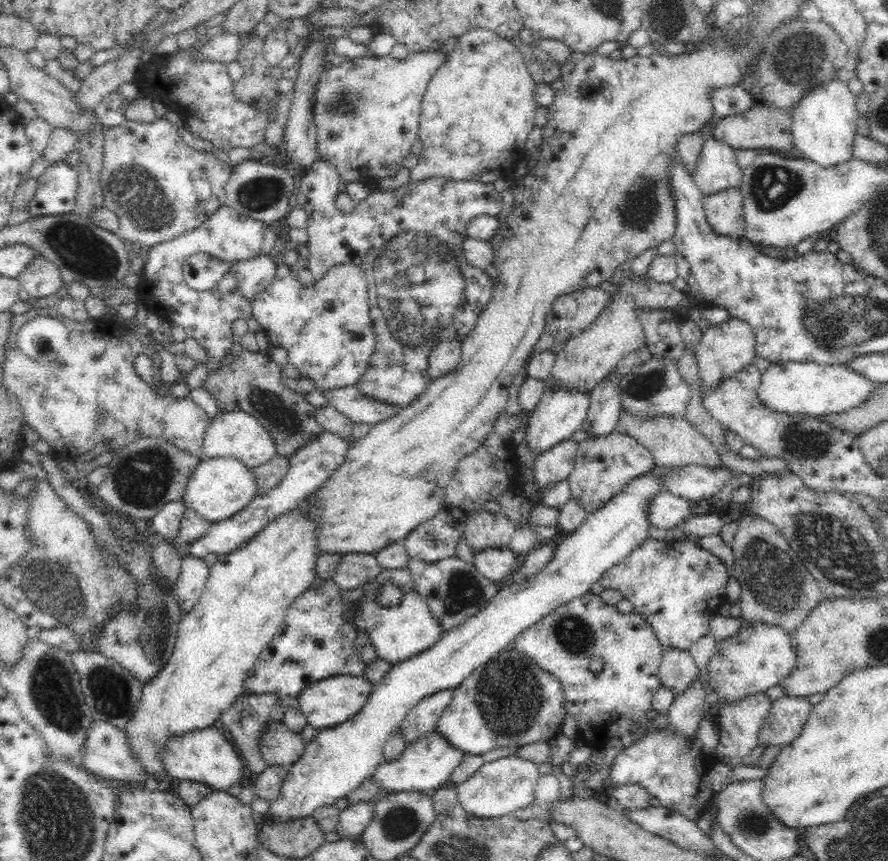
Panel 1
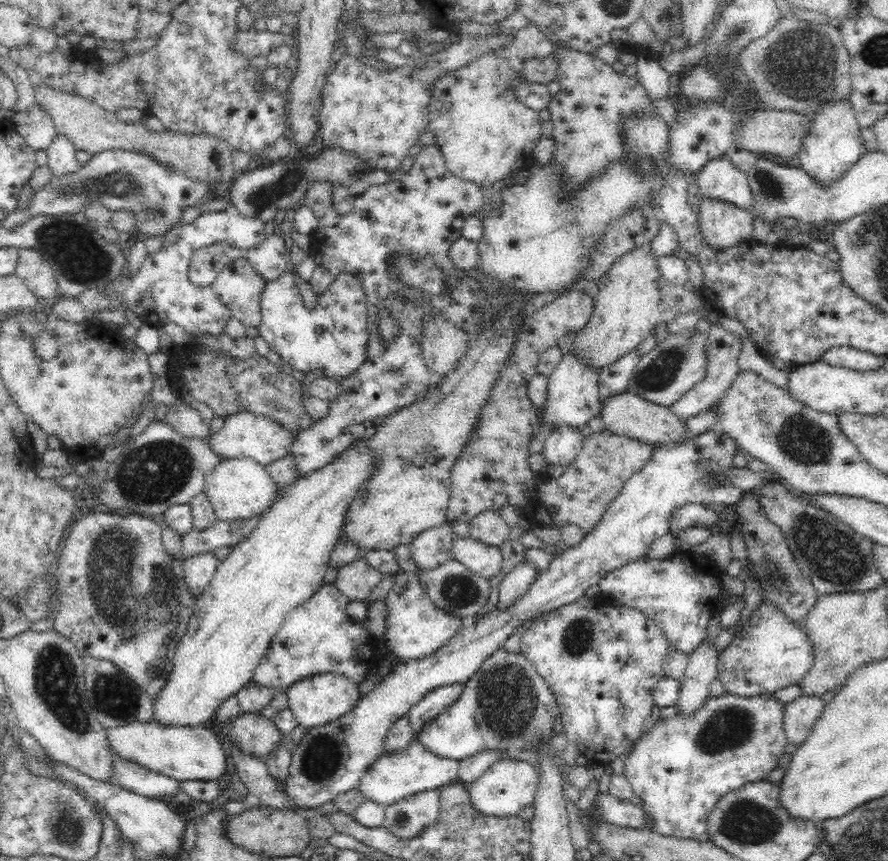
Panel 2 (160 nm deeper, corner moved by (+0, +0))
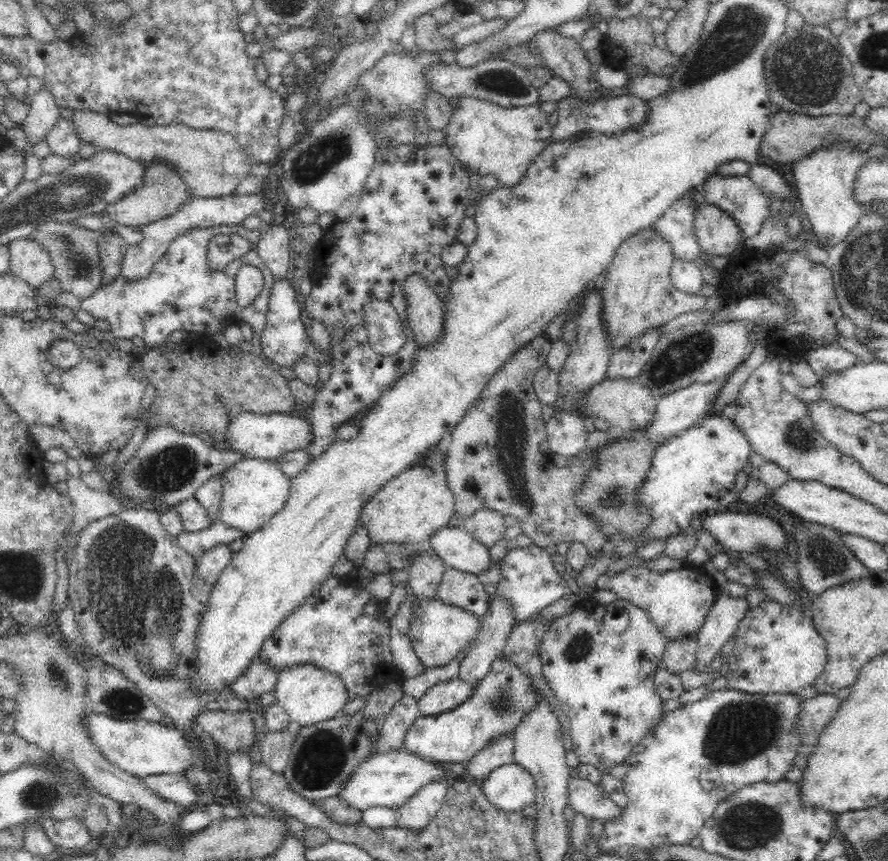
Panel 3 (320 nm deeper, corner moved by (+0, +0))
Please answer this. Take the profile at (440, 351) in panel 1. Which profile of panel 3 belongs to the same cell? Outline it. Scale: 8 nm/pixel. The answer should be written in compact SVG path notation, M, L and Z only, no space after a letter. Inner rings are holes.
M419 274L408 275L401 291L406 301L404 322L412 329L415 342L419 346L428 346L428 342L440 338L444 326L442 300Z

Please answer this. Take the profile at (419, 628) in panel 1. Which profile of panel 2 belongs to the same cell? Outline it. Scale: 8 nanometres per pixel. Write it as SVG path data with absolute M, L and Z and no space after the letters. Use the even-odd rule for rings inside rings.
M400 569L396 573L396 583L385 597L388 616L388 630L381 640L404 663L411 660L430 657L464 628L464 620L446 613L436 606L426 594L419 576L408 570Z

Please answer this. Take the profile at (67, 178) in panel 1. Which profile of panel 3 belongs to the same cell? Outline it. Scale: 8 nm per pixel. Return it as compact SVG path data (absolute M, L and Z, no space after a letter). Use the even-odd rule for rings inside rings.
M59 117L56 124L50 128L45 137L52 154L64 157L74 156L79 153L82 141L71 119Z

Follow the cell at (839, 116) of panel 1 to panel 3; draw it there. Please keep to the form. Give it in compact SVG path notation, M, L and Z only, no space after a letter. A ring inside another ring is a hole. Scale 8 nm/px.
M842 142L832 148L818 150L816 154L799 159L793 166L794 184L798 203L801 204L801 213L806 214L809 224L811 224L811 237L818 246L830 248L836 246L849 236L851 230L859 223L863 216L861 206L856 202L854 196L855 178L861 166L864 166L870 159L865 152L853 150L851 146Z

